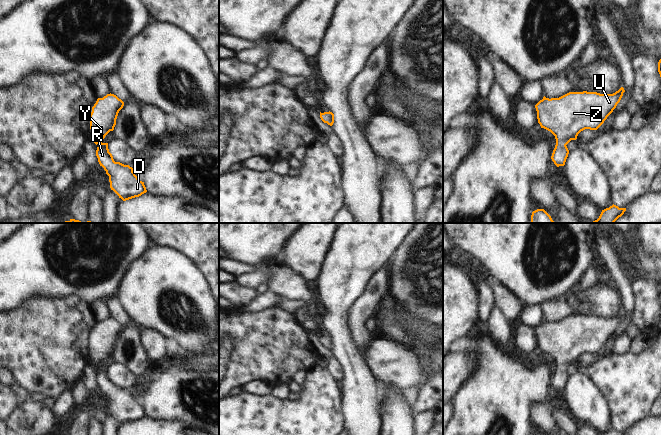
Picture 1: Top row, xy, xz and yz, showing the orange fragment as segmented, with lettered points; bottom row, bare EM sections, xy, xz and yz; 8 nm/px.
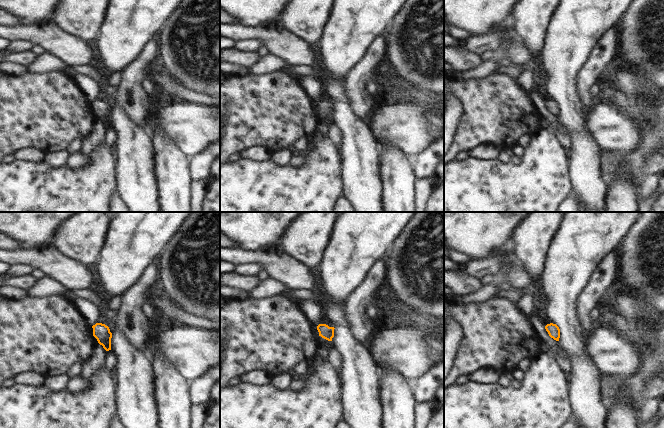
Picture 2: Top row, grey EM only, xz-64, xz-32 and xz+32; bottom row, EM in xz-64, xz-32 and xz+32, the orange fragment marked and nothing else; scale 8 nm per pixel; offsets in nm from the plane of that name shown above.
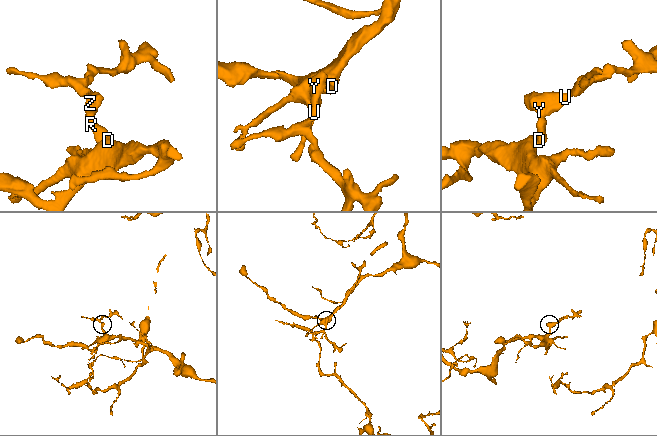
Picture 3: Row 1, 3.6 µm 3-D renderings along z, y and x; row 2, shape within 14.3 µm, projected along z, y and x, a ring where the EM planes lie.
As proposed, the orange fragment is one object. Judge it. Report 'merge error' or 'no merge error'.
no merge error

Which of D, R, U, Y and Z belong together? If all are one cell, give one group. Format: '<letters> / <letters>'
D R U Y Z

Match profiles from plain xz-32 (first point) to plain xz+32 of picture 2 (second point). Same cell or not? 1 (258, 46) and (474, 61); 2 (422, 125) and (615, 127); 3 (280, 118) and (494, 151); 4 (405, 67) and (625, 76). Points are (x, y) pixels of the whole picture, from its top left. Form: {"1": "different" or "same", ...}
{"1": "different", "2": "same", "3": "different", "4": "different"}

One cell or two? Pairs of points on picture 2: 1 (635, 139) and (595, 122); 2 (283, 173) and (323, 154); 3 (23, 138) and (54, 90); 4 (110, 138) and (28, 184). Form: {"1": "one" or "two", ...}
{"1": "one", "2": "one", "3": "one", "4": "two"}

